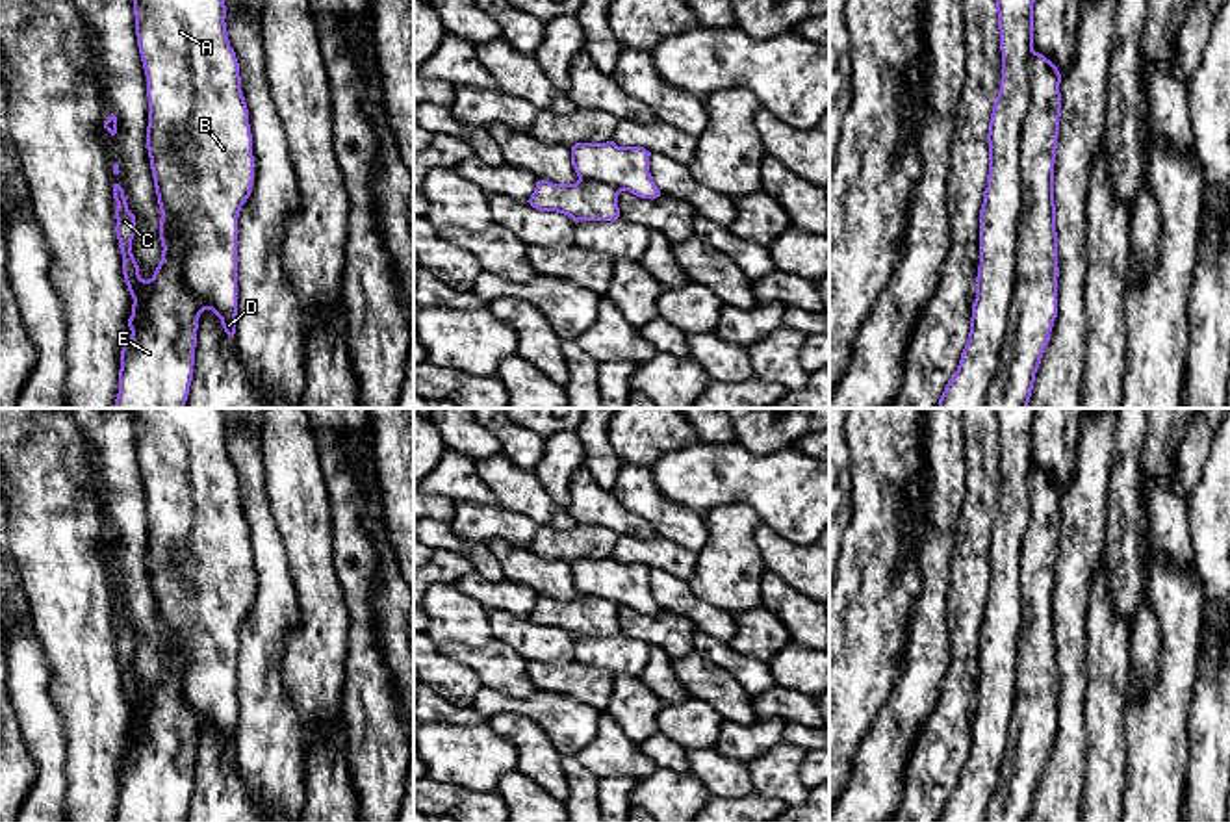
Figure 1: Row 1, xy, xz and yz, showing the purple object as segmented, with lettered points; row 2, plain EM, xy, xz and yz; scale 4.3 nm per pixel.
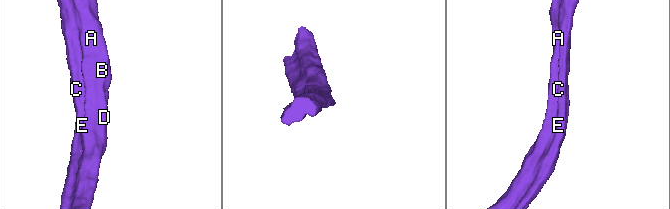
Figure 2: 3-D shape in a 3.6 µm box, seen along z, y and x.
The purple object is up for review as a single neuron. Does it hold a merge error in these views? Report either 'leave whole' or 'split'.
split

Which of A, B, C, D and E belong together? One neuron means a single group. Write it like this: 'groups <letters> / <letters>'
groups A B D / C E

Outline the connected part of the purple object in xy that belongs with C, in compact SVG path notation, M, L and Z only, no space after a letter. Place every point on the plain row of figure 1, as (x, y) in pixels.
M113 599L115 648L122 690L134 714L130 753L121 766L119 809L113 822L186 822L193 796L199 726L182 696L182 670L169 666L169 635L160 633L161 675L145 696L132 670L135 631L124 605Z

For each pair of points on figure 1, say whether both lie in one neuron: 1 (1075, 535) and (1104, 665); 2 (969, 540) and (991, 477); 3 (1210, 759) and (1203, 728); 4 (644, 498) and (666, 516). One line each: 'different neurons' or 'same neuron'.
1: different neurons
2: same neuron
3: same neuron
4: same neuron

